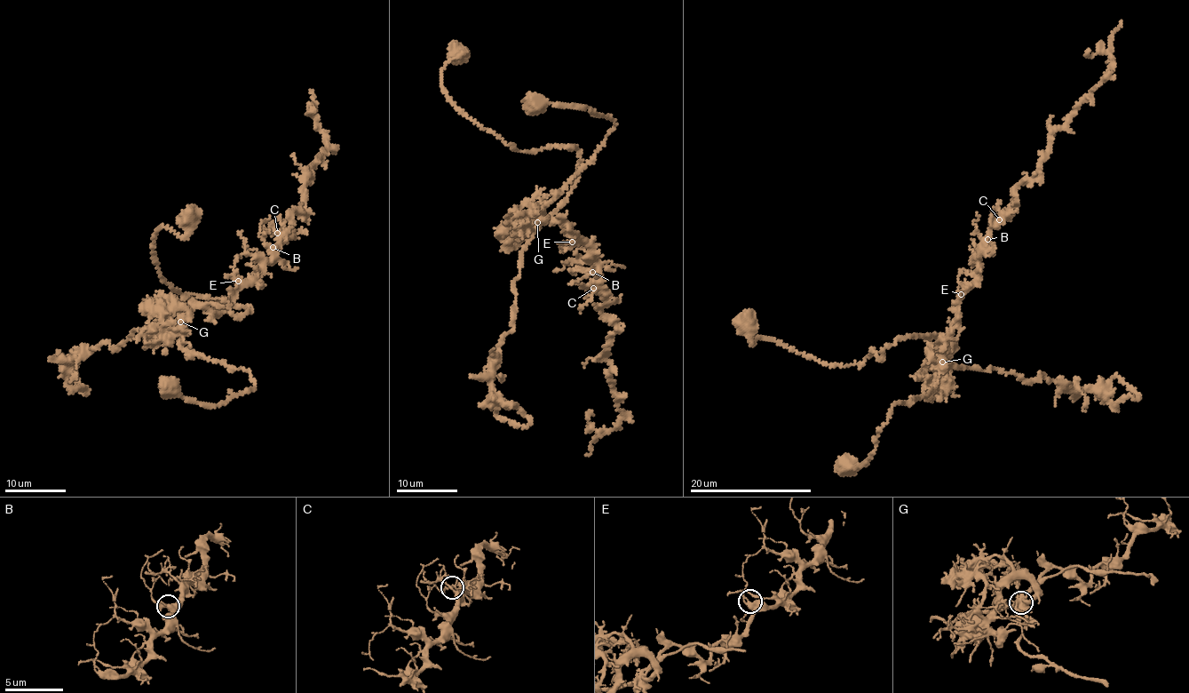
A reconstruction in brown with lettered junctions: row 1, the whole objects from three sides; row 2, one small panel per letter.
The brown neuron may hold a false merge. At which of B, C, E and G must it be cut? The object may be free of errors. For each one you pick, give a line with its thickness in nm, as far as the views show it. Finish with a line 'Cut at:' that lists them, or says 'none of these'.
G: 550 nm thick
Cut at: G

